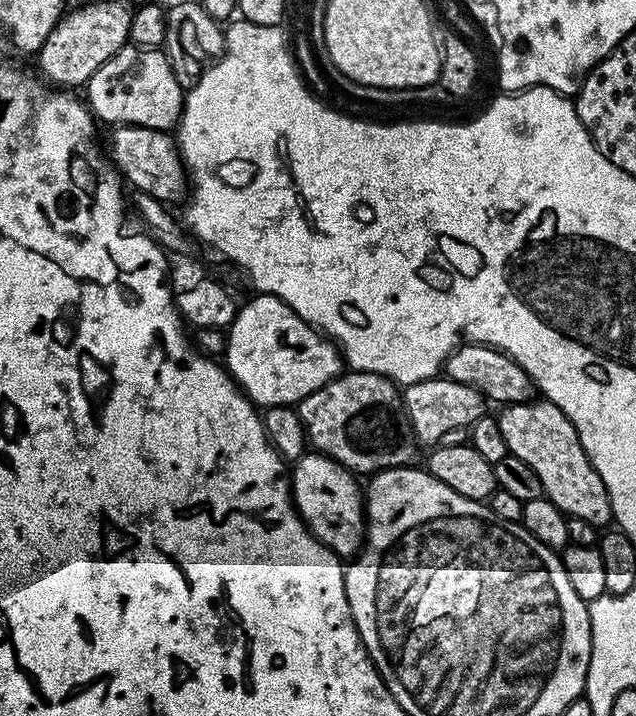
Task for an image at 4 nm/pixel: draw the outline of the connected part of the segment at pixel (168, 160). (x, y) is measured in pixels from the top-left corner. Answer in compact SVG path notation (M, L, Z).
M122 124L111 129L112 152L110 159L117 172L125 181L133 185L135 191L150 194L155 200L183 201L190 192L190 177L180 159L180 149L168 132L159 132L153 128L143 128L133 124Z

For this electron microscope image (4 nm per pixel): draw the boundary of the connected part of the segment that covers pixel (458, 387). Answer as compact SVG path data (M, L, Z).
M433 378L409 384L402 392L402 408L406 413L406 420L412 423L411 435L421 445L436 446L445 438L451 437L448 435L459 428L471 429L475 420L485 416L484 407L484 396L478 390L474 390L474 386L462 386L462 382L454 382L447 378Z

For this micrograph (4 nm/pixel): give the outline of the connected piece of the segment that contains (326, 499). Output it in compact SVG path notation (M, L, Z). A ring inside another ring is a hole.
M315 450L295 461L290 468L292 502L308 531L341 558L352 558L364 546L366 535L366 496L362 484L336 460Z

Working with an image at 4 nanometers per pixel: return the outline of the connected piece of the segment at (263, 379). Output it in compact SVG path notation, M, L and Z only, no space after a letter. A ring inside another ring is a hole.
M256 294L253 297L237 307L234 322L226 330L222 357L233 380L253 404L296 406L341 375L341 353L323 332L294 314L276 296Z

